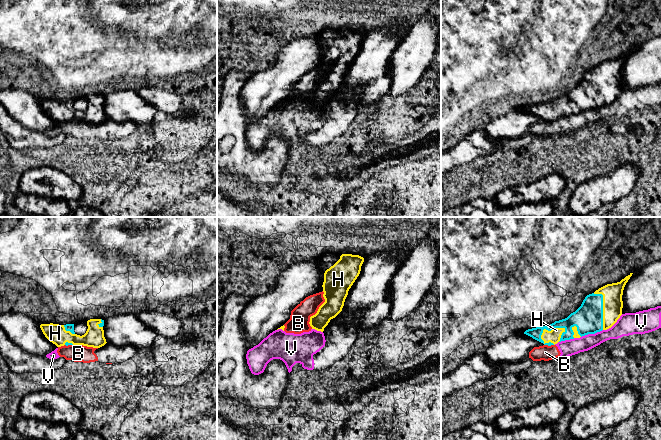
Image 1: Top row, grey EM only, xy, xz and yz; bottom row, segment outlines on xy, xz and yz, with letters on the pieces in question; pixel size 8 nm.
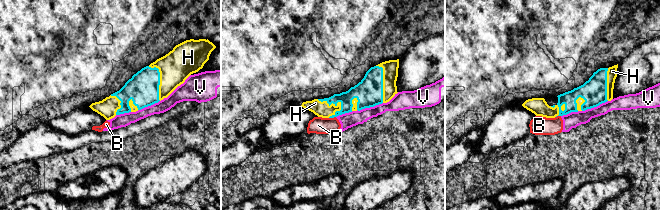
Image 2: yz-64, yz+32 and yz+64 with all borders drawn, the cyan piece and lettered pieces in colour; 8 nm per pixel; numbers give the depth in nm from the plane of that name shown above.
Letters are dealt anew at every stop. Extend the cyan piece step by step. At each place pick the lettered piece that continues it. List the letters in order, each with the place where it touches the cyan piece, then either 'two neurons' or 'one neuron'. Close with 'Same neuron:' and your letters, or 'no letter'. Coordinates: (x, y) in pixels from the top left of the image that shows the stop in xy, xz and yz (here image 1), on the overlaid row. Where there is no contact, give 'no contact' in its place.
B: contact yz (549, 345); two neurons
H: contact yz (550, 330); one neuron
V: contact yz (591, 333); two neurons
Same neuron: H

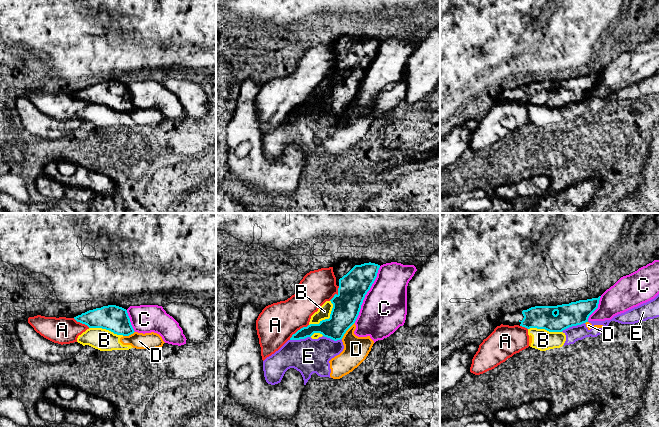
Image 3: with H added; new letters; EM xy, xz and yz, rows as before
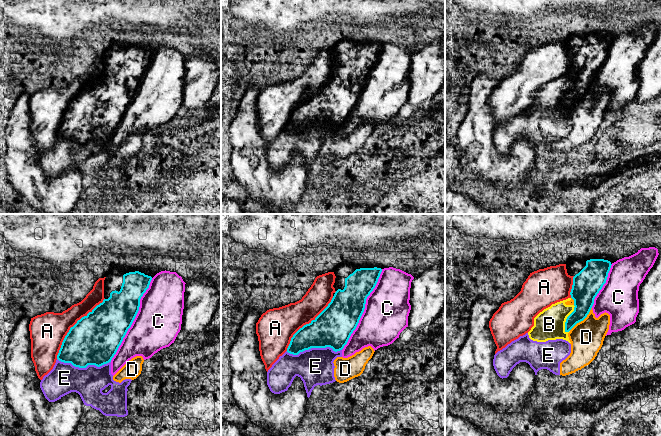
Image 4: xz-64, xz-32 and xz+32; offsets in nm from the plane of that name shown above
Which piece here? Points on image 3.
A: contact xz (298, 330); two neurons
B: contact xz (327, 319); two neurons
C: contact xz (366, 293); two neurons
D: contact xz (347, 329); two neurons
E: contact yz (572, 325); two neurons
Same neuron: no letter

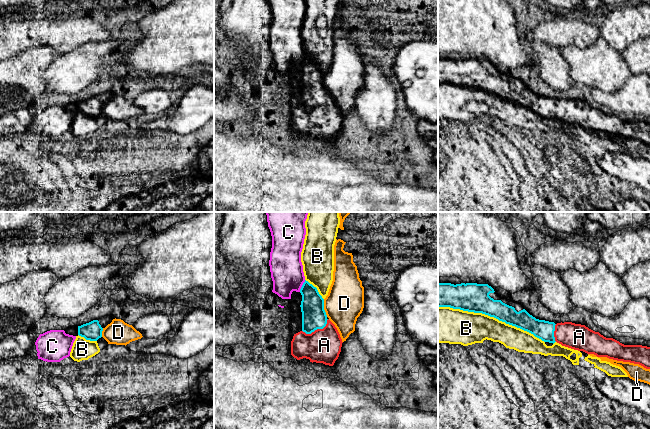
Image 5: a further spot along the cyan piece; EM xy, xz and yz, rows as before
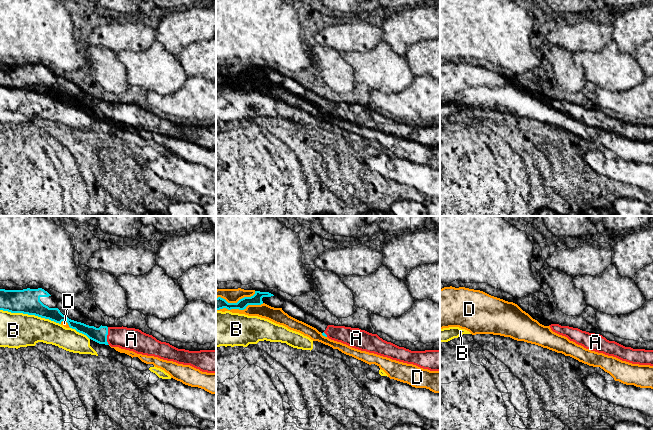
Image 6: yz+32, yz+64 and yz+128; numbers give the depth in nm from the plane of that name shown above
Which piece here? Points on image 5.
A: contact xz (316, 329); one neuron
B: contact yz (491, 316); two neurons
C: contact xz (302, 286); two neurons
D: contact xz (323, 308); two neurons
Same neuron: A

